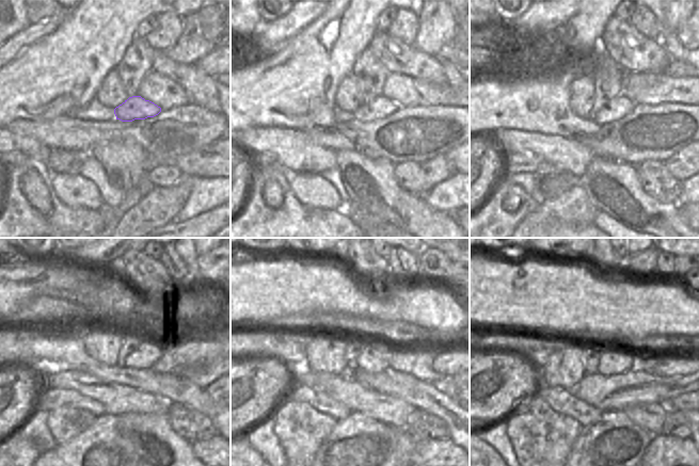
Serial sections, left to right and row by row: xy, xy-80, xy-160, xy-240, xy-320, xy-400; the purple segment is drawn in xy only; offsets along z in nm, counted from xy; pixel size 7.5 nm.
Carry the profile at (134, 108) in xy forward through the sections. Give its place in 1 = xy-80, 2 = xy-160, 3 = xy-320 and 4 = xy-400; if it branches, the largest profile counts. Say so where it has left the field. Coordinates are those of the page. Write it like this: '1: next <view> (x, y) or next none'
1: next xy-80 (380, 107)
2: next xy-160 (620, 107)
3: next xy-320 (377, 355)
4: next xy-400 (614, 360)

